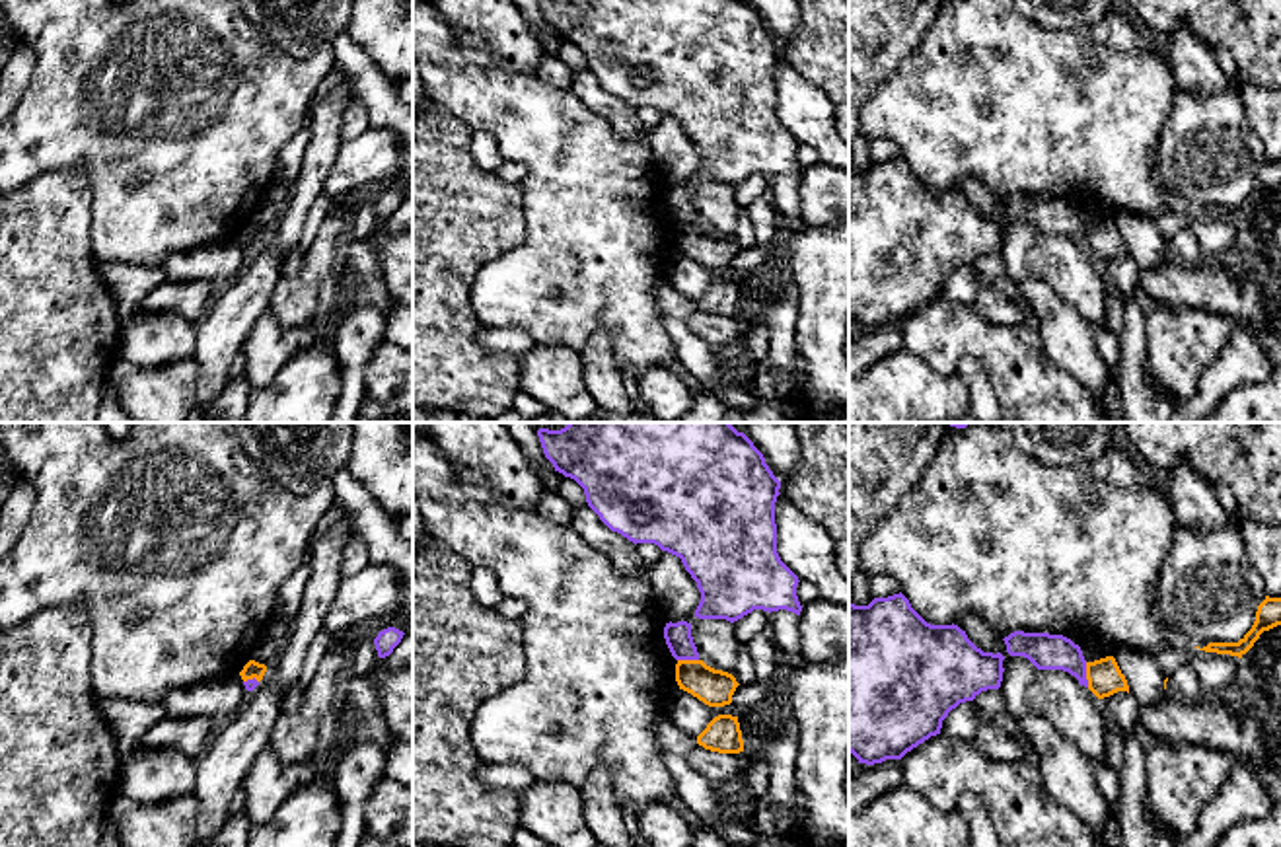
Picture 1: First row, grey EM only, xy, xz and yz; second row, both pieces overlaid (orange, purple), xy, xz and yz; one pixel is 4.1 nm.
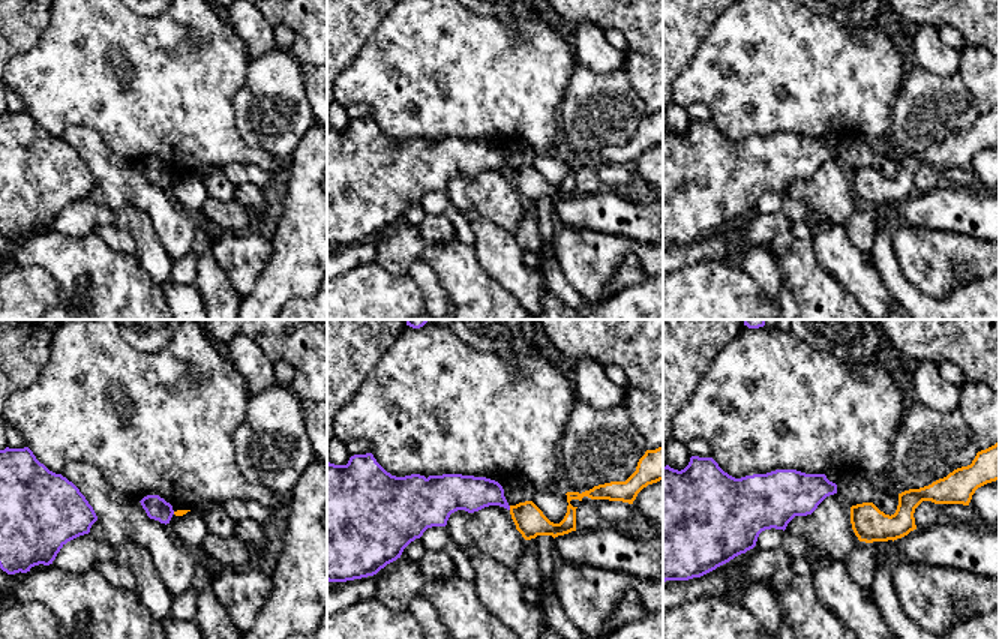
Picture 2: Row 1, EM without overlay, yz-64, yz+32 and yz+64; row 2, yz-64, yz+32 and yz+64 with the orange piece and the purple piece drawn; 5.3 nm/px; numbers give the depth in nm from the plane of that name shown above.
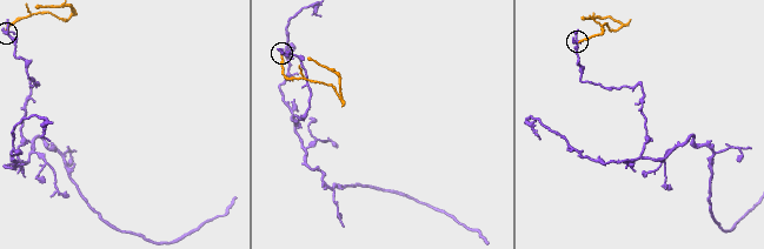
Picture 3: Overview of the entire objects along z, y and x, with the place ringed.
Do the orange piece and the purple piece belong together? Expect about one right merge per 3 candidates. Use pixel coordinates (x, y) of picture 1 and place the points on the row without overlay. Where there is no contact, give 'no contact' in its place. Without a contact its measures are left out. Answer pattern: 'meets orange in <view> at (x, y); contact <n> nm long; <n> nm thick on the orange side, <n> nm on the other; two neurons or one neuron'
meets orange in yz at (1087, 238); contact 110 nm long; 140 nm thick on the orange side, 150 nm on the other; two neurons

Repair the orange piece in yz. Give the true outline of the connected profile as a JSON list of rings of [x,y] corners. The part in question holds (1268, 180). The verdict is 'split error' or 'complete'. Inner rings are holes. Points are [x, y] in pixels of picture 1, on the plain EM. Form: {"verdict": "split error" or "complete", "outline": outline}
{"verdict": "complete", "outline": [[[1265,160],[1265,164],[1258,169],[1252,193],[1238,206],[1209,206],[1199,214],[1242,222],[1263,195],[1269,195],[1277,189],[1281,189],[1281,162]]]}

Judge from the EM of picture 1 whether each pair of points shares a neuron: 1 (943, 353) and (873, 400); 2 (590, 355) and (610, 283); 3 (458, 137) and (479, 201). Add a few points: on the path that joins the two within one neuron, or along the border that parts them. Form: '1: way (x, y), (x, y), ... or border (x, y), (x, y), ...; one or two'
1: border (902, 345), (937, 370), (954, 374); two
2: border (586, 337), (602, 331), (622, 368); two
3: way (458, 152), (458, 180), (464, 185); one

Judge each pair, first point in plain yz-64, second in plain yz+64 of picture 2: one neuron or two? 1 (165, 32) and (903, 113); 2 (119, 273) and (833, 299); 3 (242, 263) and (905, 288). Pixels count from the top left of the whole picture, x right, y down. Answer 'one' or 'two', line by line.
1: two
2: one
3: two

